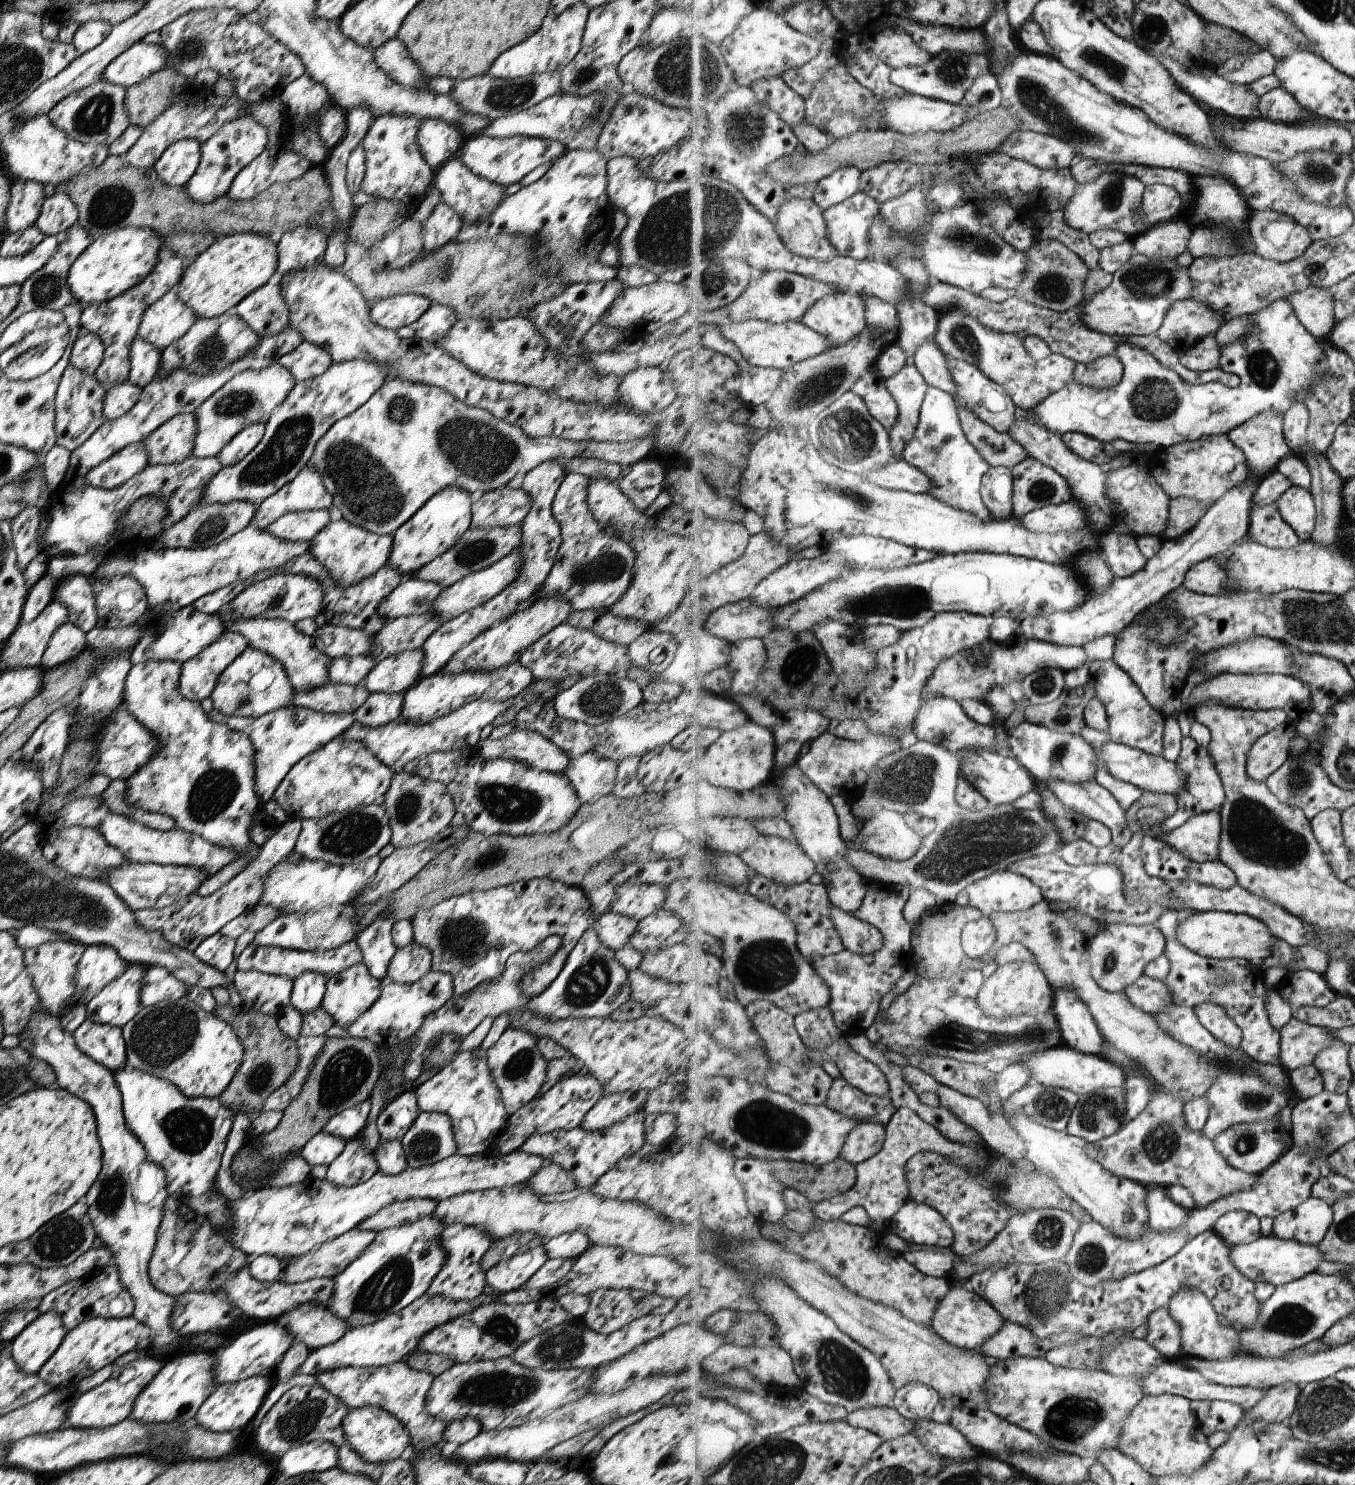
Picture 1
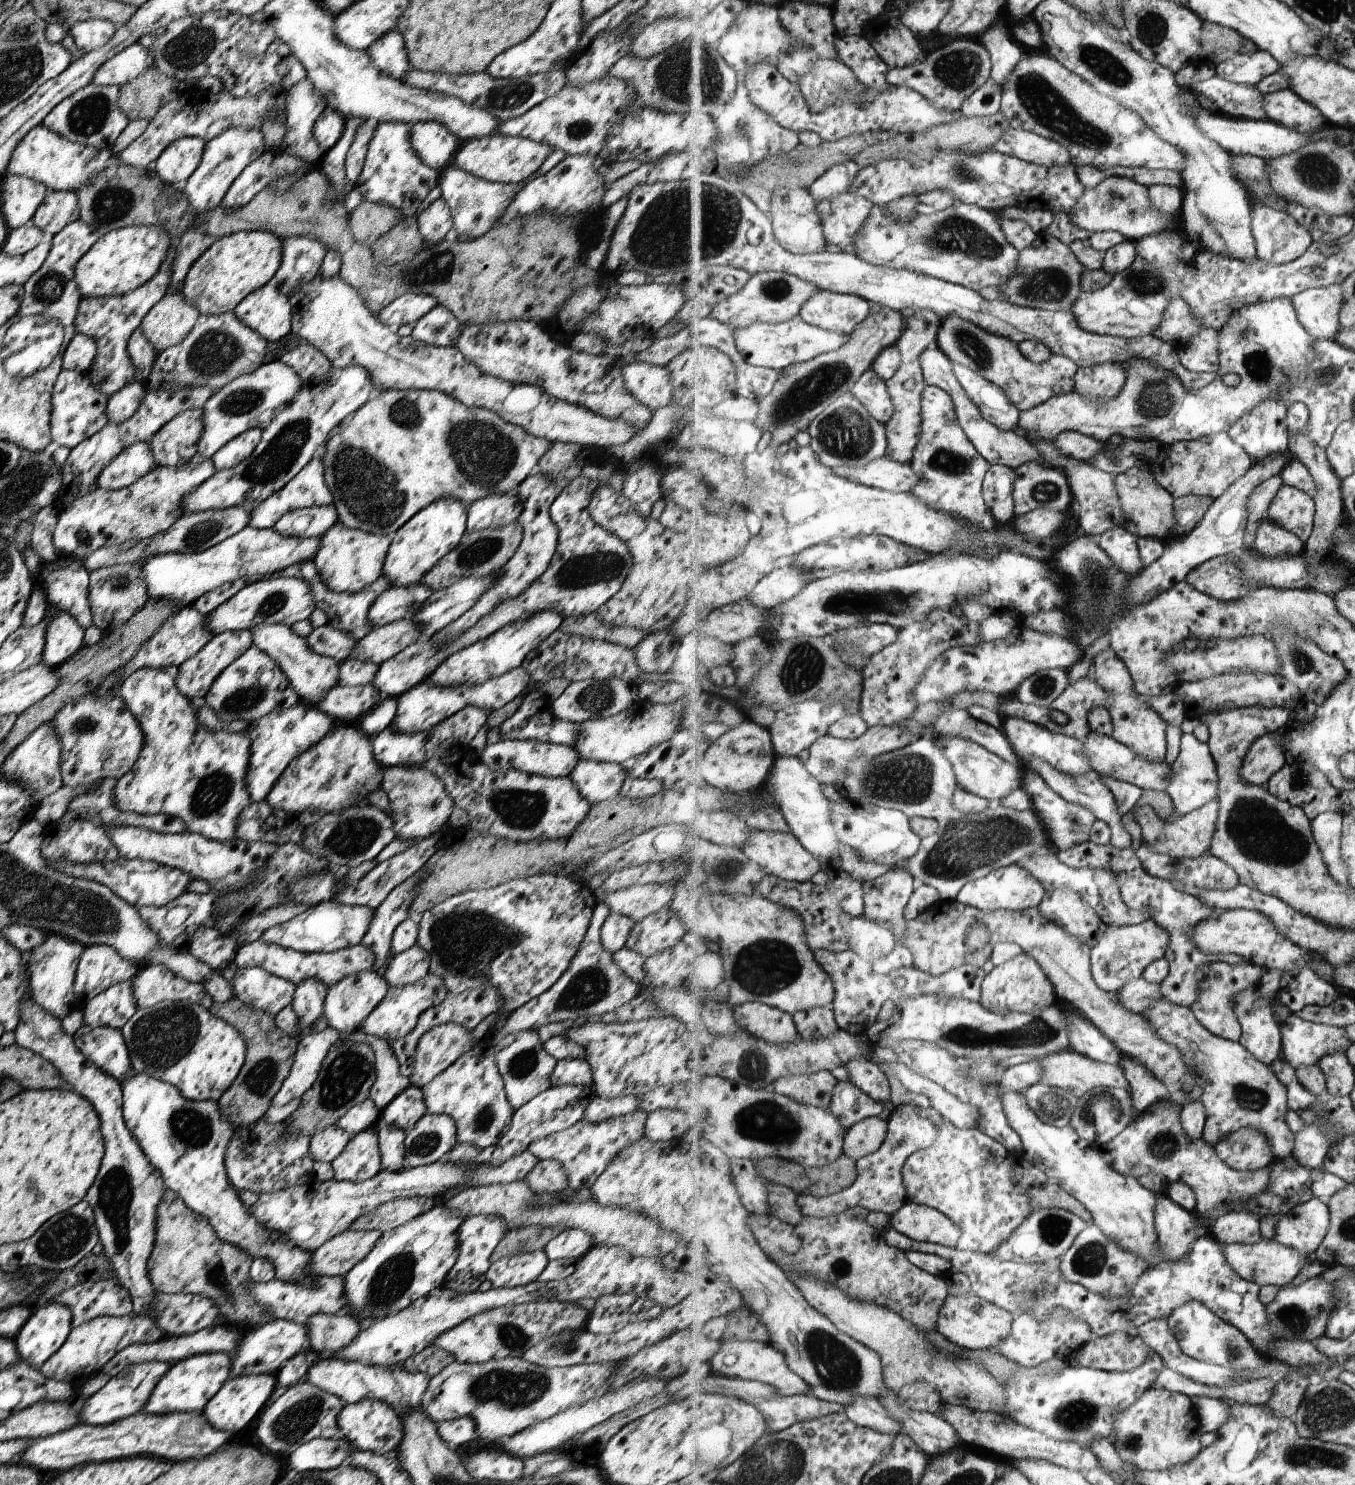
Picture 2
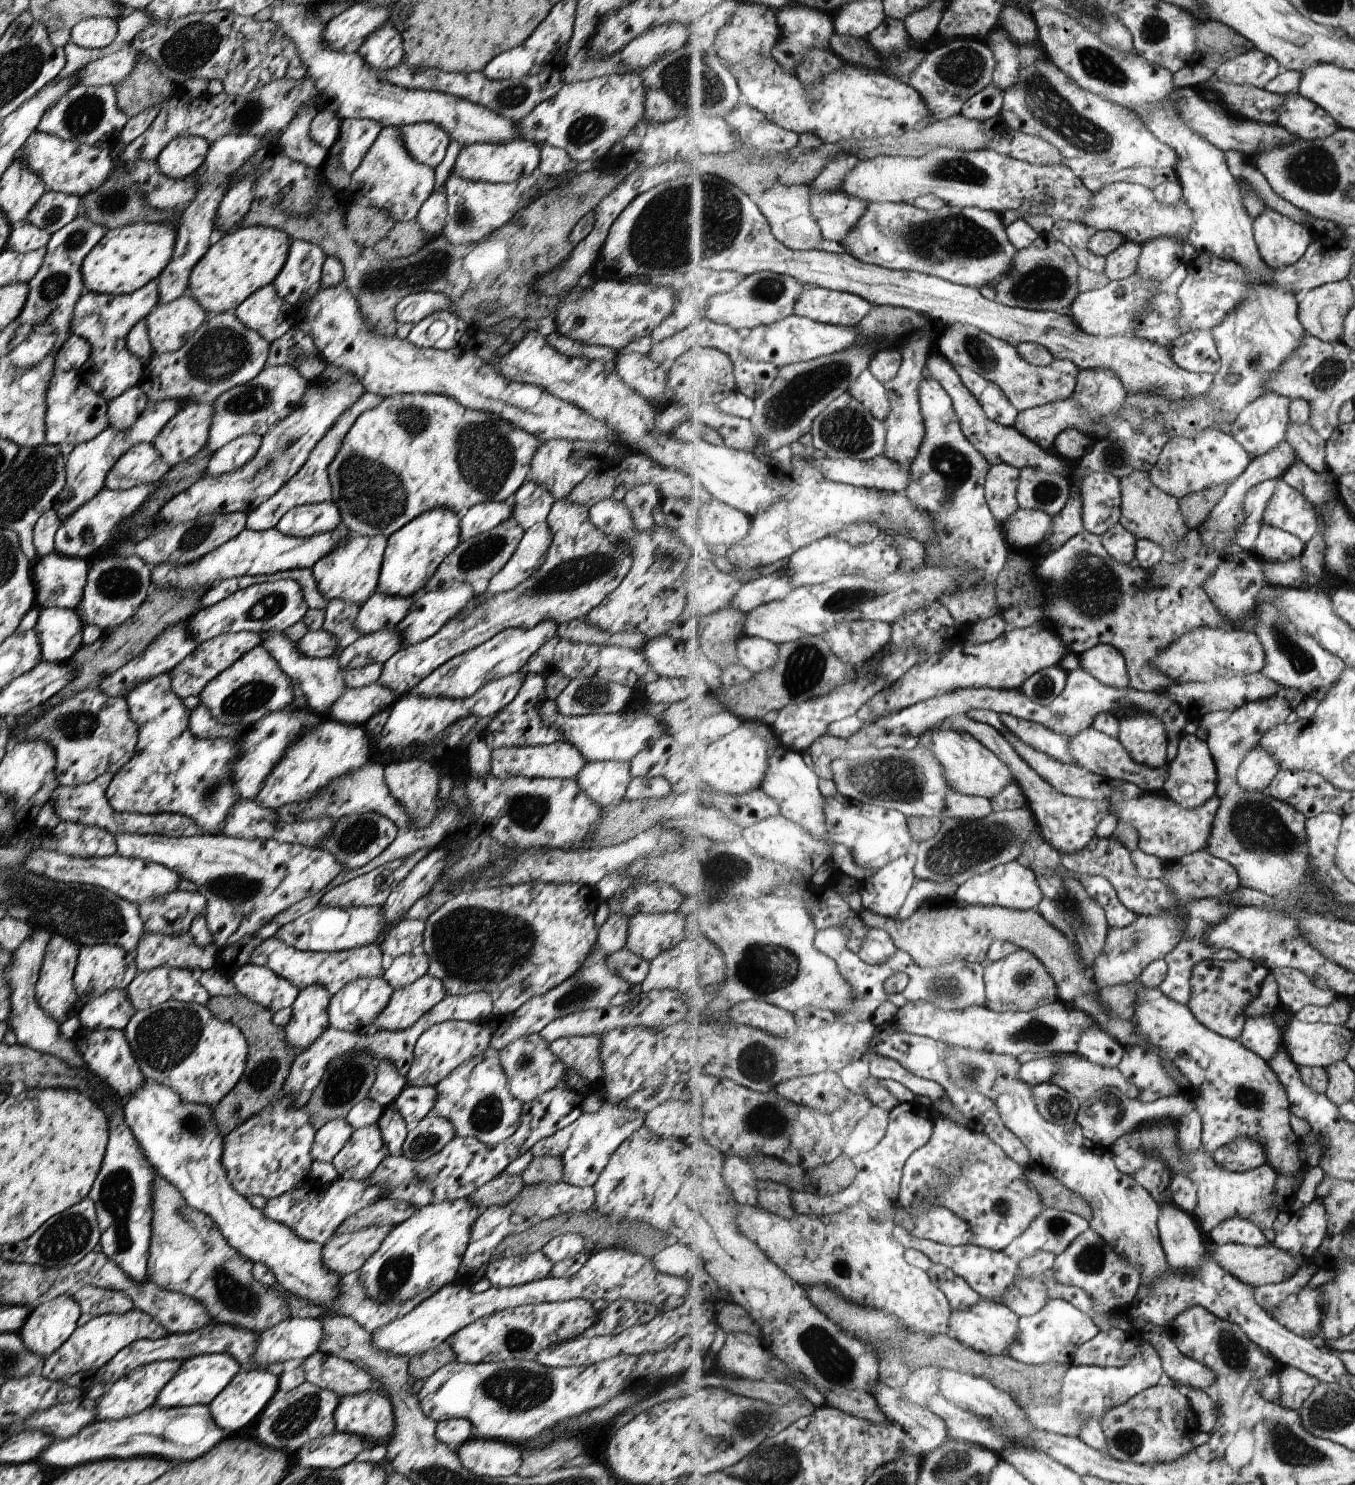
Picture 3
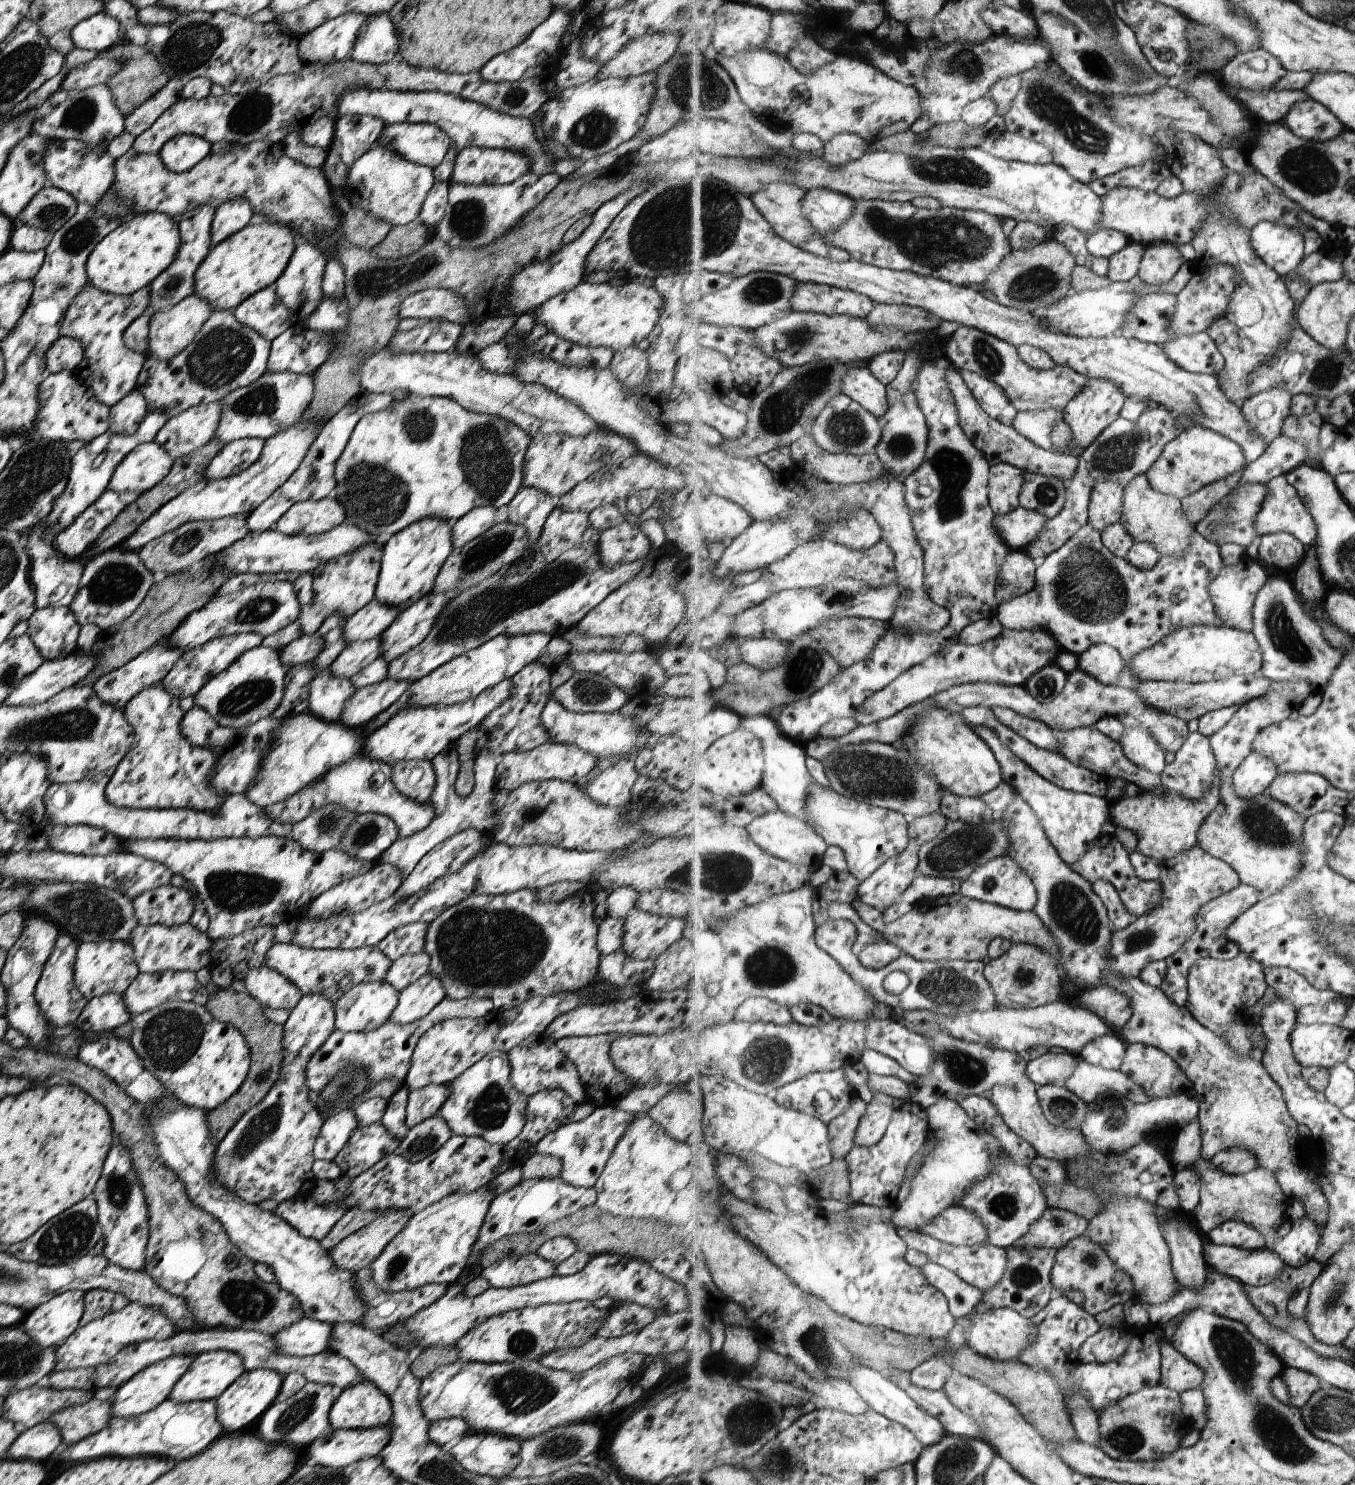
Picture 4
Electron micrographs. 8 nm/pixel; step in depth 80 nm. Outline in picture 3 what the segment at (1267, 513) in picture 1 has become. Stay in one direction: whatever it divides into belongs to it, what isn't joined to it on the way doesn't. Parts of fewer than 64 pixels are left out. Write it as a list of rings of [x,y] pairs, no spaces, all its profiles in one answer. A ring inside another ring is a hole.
[[[1263,524],[1256,540],[1255,553],[1262,561],[1289,562],[1300,559],[1306,543],[1290,532]]]

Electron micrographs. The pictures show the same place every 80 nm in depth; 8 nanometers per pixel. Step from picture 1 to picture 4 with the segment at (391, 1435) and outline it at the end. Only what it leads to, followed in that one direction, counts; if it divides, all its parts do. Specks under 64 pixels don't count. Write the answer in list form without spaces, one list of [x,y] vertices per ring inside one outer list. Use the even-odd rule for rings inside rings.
[[[361,1379],[347,1385],[327,1413],[328,1425],[337,1429],[366,1429],[389,1425],[389,1399],[371,1381]]]

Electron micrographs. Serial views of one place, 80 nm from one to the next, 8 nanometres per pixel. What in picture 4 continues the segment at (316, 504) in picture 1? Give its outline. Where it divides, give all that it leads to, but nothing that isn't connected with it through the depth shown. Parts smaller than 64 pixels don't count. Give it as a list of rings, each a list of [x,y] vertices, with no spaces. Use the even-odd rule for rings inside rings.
[[[360,390],[339,412],[336,412],[321,428],[303,455],[299,466],[289,475],[278,489],[275,489],[263,502],[247,514],[246,525],[249,531],[263,532],[274,528],[276,520],[292,505],[299,501],[321,500],[327,497],[335,484],[333,476],[336,460],[343,452],[349,435],[357,421],[366,414],[387,409],[394,402],[392,394],[370,393]]]

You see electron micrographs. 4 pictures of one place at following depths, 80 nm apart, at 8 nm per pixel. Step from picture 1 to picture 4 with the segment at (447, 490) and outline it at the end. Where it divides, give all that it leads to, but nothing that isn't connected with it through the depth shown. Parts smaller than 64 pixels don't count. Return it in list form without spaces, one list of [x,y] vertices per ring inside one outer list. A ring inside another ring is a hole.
[[[427,517],[384,539],[374,599],[399,613],[431,592],[435,577],[452,551],[453,521]]]

